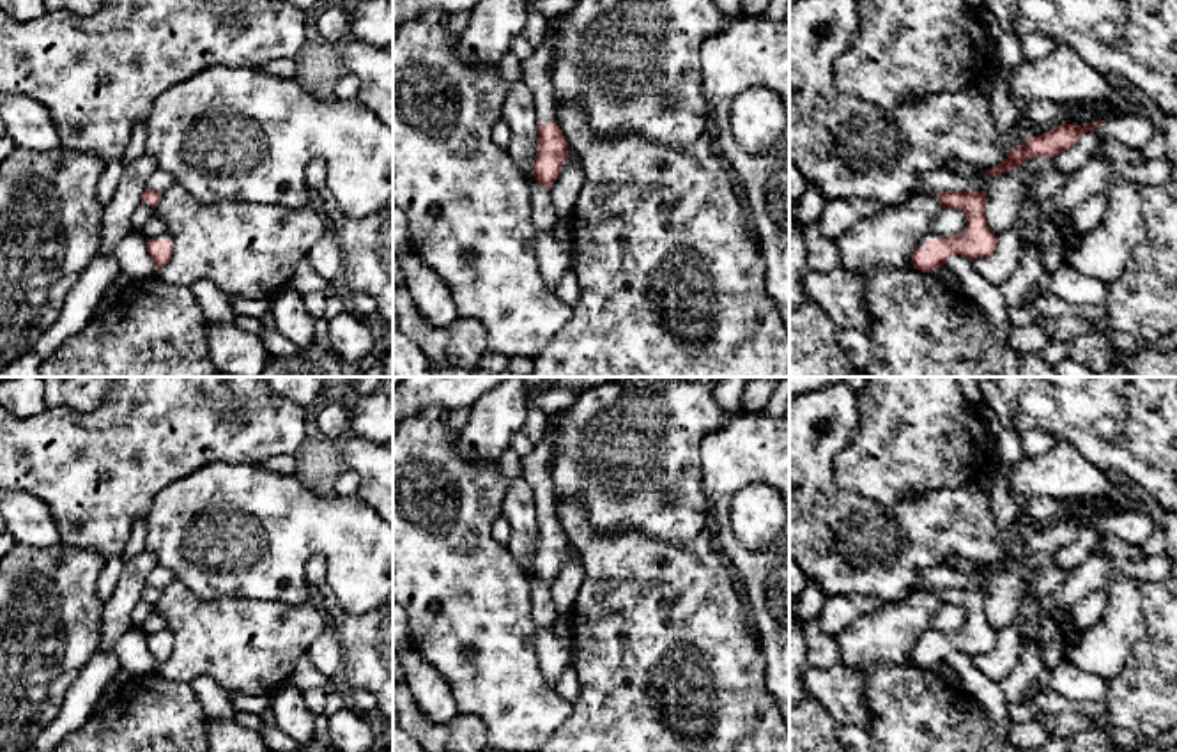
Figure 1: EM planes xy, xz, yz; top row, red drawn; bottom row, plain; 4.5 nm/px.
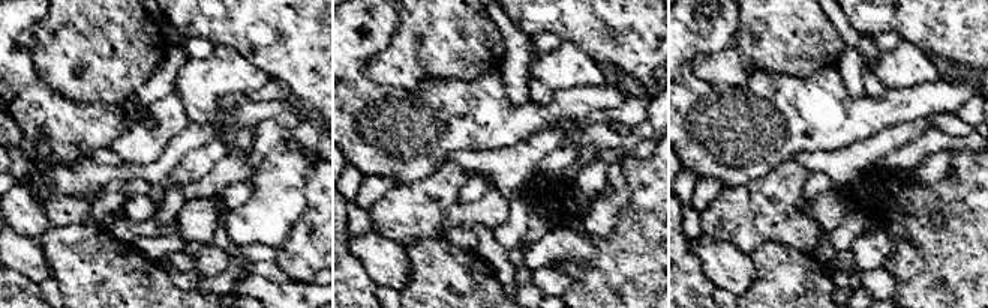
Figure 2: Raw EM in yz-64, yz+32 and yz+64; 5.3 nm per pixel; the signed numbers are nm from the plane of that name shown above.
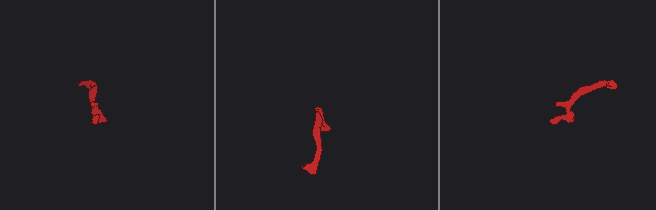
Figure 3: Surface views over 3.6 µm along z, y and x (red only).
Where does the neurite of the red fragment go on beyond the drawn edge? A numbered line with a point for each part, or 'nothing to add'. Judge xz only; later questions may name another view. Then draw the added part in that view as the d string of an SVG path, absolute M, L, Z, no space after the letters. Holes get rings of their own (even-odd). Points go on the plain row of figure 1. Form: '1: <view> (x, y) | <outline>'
1: xz (537, 466) | M547 426L543 439L527 455L520 457L520 478L531 487L538 520L554 517L559 497L552 483L552 455L554 437Z

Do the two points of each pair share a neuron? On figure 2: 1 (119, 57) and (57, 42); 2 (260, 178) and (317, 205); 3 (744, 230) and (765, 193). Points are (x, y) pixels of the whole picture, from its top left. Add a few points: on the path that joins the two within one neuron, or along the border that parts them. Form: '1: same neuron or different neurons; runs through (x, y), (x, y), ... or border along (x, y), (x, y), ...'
1: same neuron; runs through (104, 47), (80, 47), (72, 44)
2: different neurons; border along (312, 164), (305, 179), (305, 211), (290, 230)
3: same neuron; runs through (745, 221), (765, 202)

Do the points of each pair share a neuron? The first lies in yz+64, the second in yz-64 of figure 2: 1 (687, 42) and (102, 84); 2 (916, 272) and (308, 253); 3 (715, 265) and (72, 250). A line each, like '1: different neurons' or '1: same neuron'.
1: different neurons
2: same neuron
3: different neurons

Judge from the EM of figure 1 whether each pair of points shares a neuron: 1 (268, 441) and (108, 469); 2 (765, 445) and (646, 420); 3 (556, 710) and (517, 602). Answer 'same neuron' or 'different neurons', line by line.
1: same neuron
2: different neurons
3: same neuron

